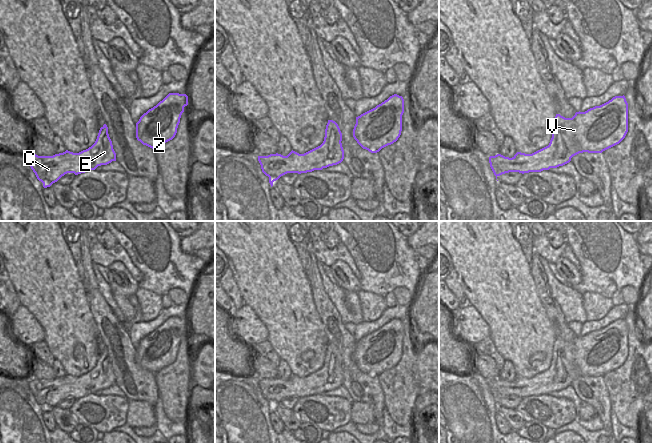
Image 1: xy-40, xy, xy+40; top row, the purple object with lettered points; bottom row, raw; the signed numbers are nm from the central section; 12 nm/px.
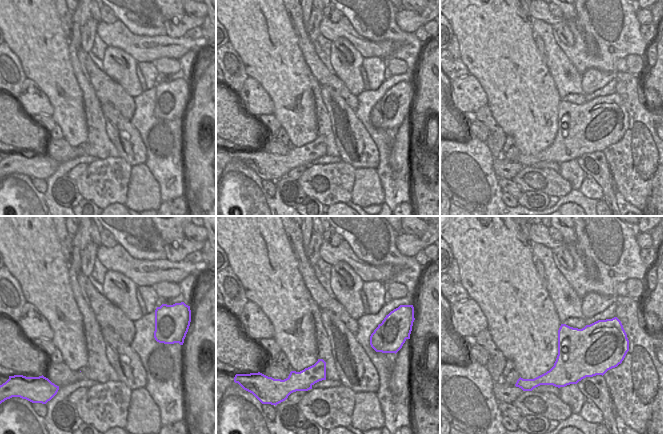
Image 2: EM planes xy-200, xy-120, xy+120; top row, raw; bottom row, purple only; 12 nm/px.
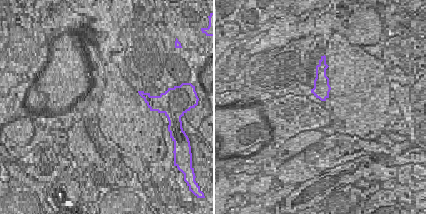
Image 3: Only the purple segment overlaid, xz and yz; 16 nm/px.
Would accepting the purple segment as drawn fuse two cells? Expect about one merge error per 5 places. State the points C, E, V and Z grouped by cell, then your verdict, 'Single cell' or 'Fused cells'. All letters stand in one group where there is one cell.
Groups: C E V Z. Single cell.

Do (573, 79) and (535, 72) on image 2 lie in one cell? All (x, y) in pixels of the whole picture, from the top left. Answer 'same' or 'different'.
different

